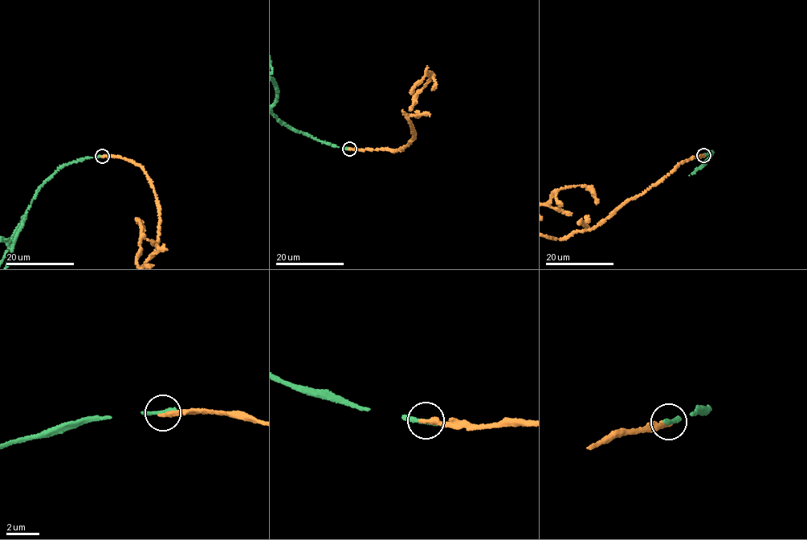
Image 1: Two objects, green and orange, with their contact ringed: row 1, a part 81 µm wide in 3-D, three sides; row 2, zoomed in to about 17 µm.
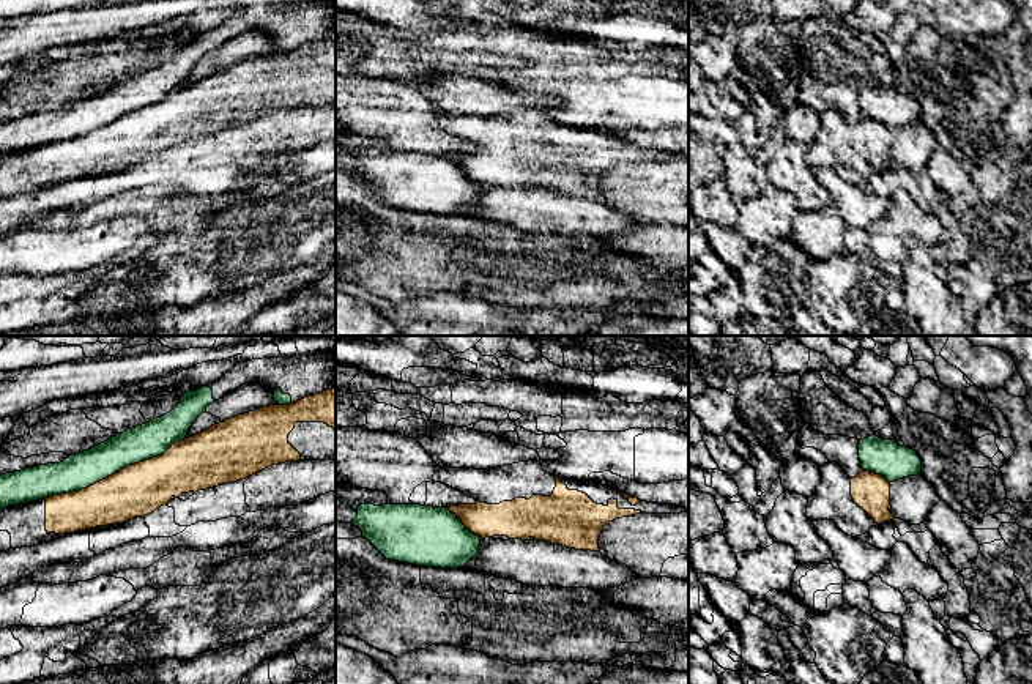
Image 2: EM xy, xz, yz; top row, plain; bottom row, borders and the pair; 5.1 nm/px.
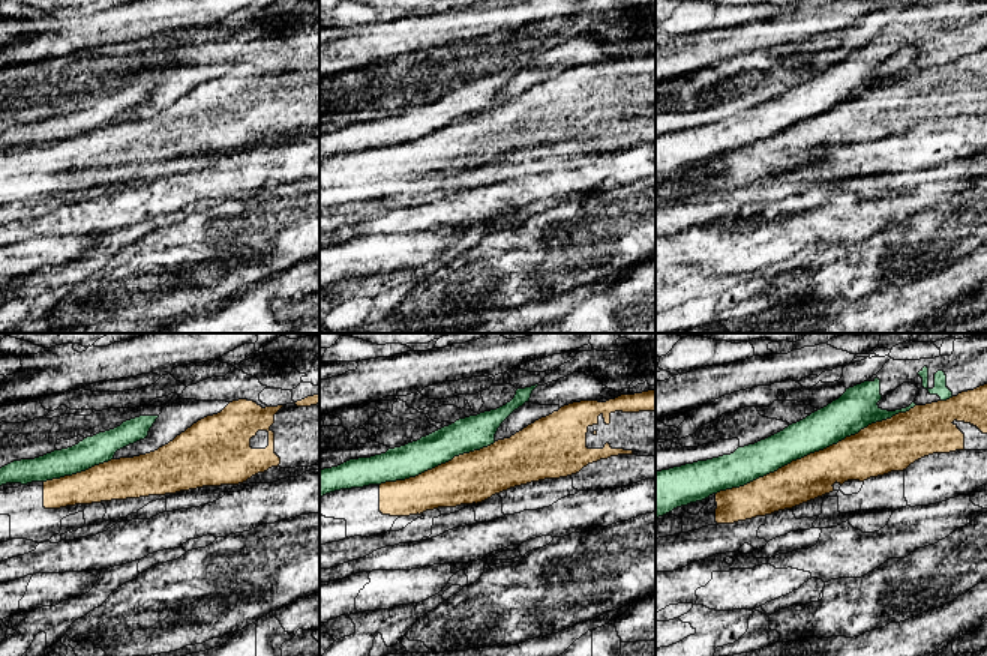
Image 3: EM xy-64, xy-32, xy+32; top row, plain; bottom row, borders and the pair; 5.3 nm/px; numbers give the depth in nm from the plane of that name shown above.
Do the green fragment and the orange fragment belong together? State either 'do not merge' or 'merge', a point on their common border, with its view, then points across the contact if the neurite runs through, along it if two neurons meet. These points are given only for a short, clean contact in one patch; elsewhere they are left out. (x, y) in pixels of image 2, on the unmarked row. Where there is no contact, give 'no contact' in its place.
do not merge; meets green in xy at (115, 118)

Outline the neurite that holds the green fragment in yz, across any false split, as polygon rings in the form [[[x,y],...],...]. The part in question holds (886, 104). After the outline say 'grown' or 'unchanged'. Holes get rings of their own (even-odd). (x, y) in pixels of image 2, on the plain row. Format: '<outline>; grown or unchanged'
[[[874,80],[860,87],[859,106],[865,118],[881,121],[889,129],[917,123],[922,118],[922,107],[915,98]]]; unchanged

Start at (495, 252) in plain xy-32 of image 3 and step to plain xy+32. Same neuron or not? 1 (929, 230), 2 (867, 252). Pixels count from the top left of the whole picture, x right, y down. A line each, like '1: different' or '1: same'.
1: same
2: same

